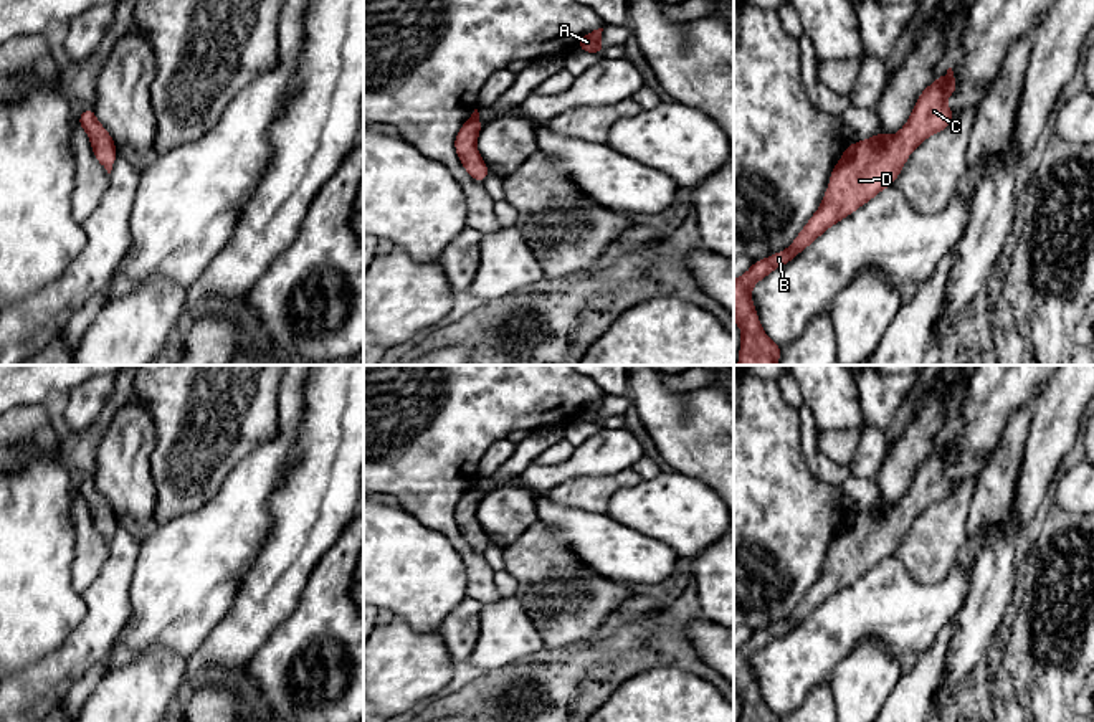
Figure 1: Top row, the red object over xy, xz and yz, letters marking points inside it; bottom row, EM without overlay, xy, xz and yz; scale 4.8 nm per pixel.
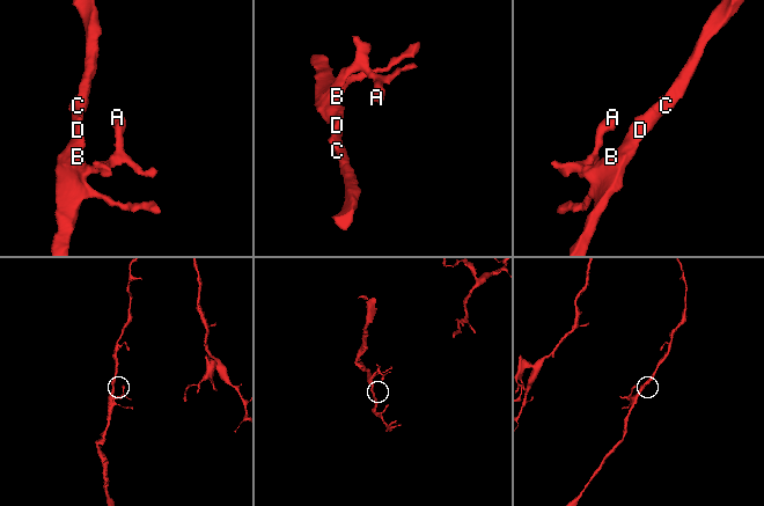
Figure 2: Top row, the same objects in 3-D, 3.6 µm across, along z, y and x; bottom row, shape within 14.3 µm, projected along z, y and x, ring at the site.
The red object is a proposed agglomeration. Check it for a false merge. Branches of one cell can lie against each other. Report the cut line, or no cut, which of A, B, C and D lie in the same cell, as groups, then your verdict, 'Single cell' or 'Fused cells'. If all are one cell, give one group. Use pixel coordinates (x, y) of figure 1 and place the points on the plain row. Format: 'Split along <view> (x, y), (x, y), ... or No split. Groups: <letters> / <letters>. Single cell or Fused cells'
No split. Groups: A B C D. Single cell

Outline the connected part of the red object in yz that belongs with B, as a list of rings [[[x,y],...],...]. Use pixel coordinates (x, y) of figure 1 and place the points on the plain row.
[[[952,438],[944,448],[919,464],[907,494],[896,506],[878,502],[868,511],[848,514],[835,535],[828,560],[816,583],[810,588],[793,613],[765,629],[754,631],[752,638],[734,651],[734,691],[742,701],[739,722],[782,722],[782,717],[762,701],[750,659],[775,638],[790,633],[831,595],[851,585],[861,575],[892,555],[906,535],[911,522],[929,506],[950,496],[955,482],[944,471],[957,461]]]

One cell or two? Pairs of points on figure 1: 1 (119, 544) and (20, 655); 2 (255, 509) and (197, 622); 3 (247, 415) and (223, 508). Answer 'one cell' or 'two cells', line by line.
1: two cells
2: one cell
3: two cells

